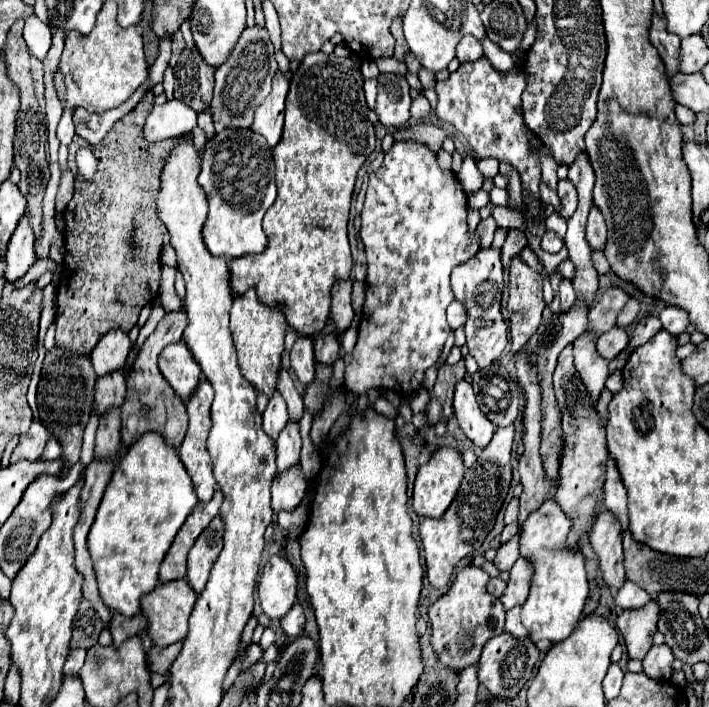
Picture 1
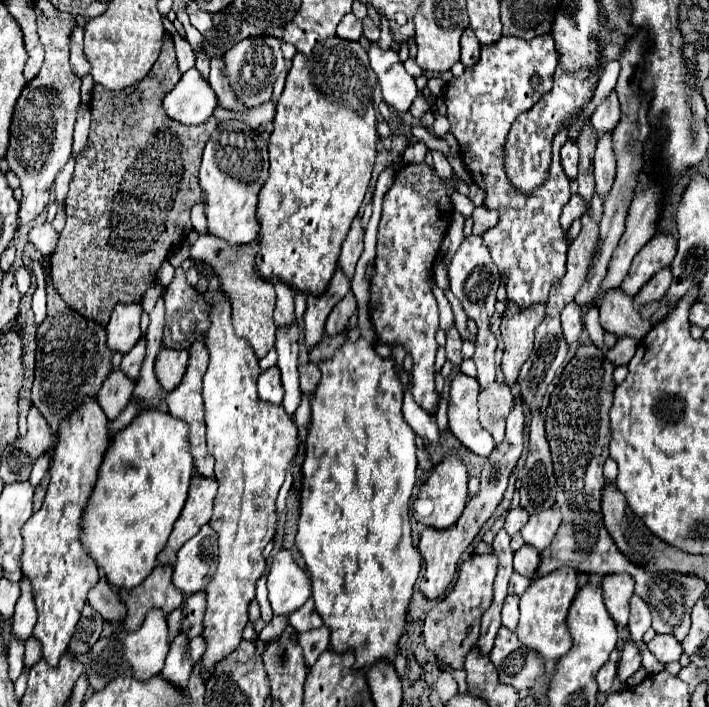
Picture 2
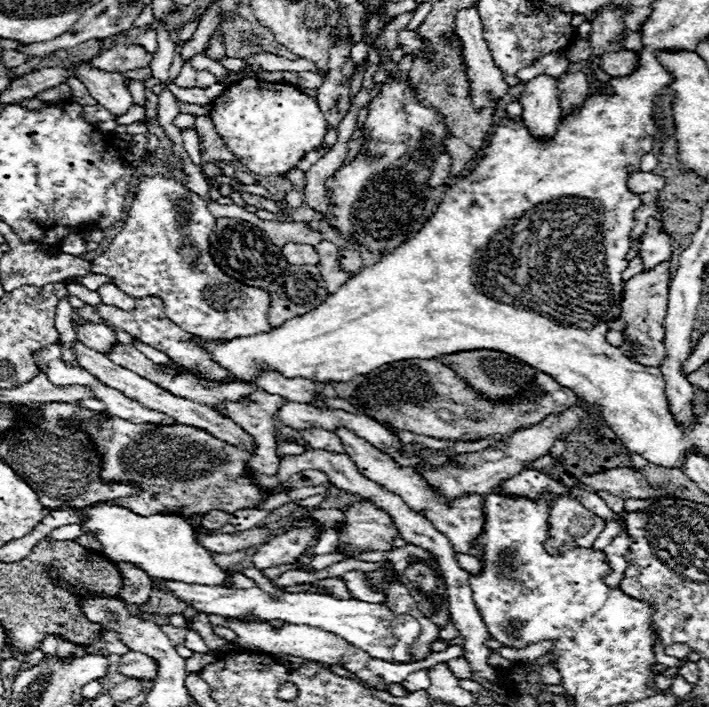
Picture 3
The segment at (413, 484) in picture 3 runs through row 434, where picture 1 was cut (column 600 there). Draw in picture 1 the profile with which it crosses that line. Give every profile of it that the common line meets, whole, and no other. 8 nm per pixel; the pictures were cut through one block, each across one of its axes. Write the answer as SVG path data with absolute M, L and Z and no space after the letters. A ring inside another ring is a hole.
M616 326L596 342L596 350L604 360L614 360L626 346L628 346L628 334Z

